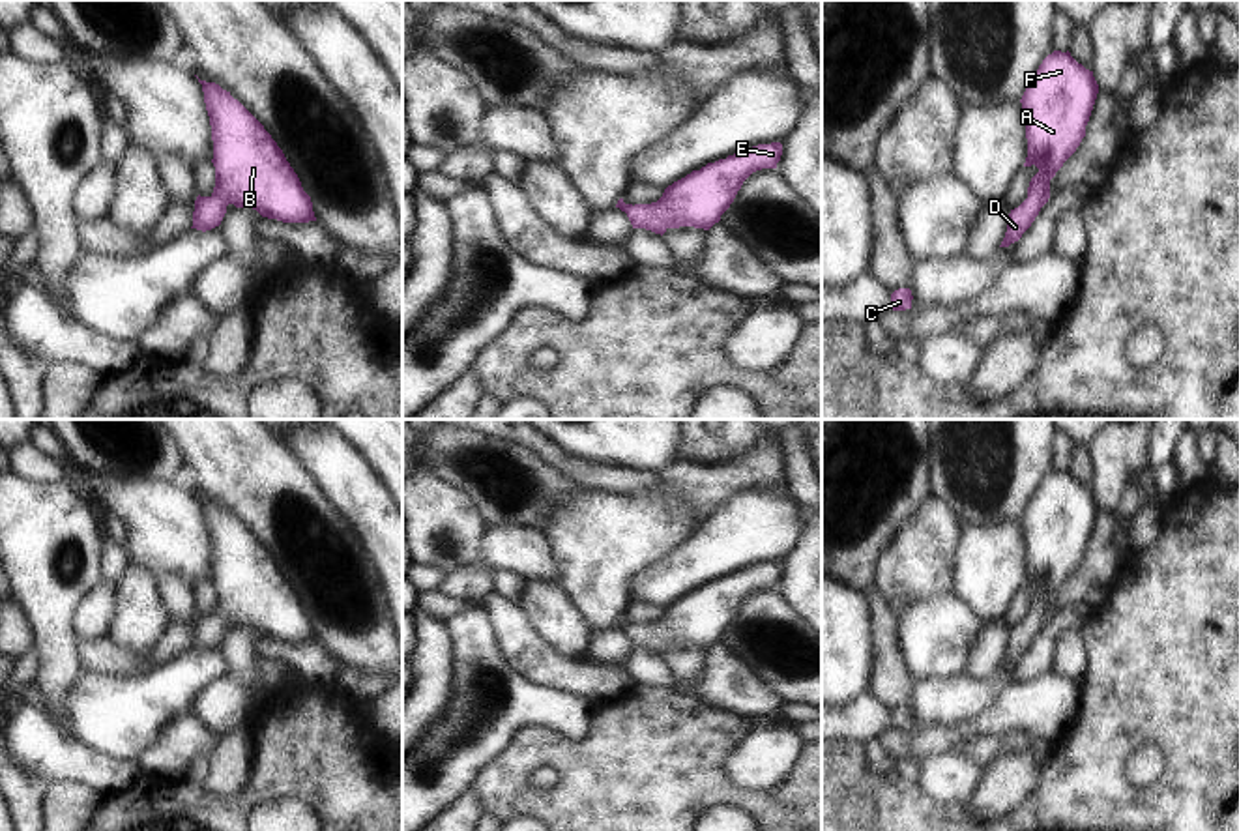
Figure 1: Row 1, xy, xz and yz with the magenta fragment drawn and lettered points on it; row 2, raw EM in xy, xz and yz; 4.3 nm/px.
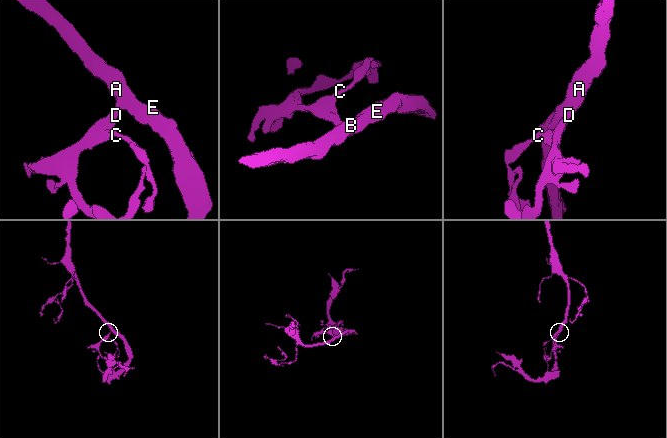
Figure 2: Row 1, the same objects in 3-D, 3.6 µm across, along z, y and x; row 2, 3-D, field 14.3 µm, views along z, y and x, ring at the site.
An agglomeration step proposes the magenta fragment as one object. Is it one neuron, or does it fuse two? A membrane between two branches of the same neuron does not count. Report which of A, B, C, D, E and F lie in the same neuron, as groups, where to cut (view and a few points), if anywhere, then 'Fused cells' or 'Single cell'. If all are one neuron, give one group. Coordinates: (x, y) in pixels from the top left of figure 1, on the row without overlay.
Groups: A B C D E F. No split. Single cell

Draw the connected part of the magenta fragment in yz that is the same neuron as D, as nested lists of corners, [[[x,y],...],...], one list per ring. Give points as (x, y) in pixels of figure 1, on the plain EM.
[[[1069,470],[1048,474],[1028,502],[1020,518],[1028,558],[1024,586],[1035,584],[1039,591],[1029,601],[1028,618],[1011,629],[999,666],[1018,661],[1048,621],[1050,599],[1086,556],[1097,513],[1093,490]]]

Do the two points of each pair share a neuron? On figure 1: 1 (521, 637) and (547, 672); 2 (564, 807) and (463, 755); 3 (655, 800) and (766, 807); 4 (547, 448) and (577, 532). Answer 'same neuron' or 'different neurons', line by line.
1: same neuron
2: different neurons
3: same neuron
4: different neurons

